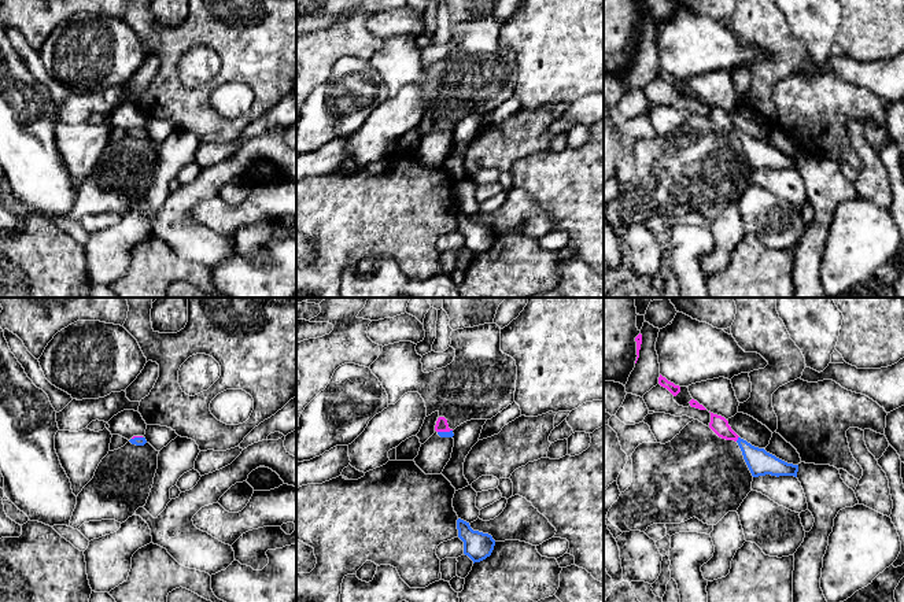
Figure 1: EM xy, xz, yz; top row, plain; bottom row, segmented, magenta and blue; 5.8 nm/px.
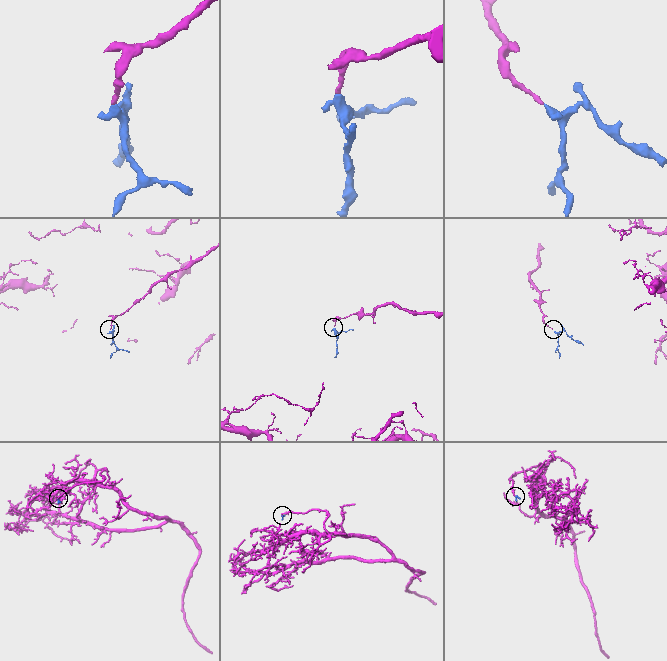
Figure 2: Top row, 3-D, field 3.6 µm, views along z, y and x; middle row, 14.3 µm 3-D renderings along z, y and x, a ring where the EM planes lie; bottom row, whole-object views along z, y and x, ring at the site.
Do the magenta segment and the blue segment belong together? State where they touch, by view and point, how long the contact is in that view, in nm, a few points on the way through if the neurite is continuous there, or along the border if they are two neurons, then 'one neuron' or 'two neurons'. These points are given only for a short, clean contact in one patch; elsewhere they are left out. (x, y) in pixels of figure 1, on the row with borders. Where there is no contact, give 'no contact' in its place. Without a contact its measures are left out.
contact yz (737, 439); length 40 nm; way yz (719, 425), (737, 439), (760, 462); one neuron

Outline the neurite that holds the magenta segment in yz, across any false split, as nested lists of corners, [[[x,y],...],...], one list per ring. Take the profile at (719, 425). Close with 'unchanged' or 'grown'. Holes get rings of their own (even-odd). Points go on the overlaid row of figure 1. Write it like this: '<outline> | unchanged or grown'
[[[711,413],[709,428],[722,439],[734,440],[738,443],[744,459],[753,477],[759,476],[794,476],[797,477],[798,465],[787,463],[775,455],[767,453],[741,439],[728,425],[728,421],[717,414]]] | grown

